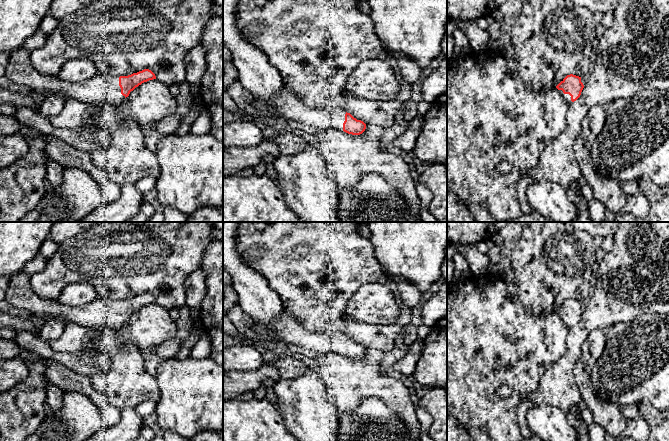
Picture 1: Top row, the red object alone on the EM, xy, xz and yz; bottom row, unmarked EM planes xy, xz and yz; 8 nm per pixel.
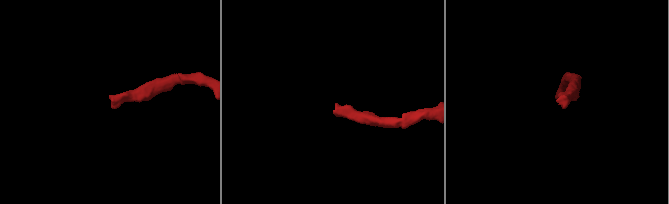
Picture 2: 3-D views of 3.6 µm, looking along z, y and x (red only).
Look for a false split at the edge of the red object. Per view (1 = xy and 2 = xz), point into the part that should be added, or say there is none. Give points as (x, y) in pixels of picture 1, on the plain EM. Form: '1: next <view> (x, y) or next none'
1: next xy (102, 312)
2: next xz (286, 328)

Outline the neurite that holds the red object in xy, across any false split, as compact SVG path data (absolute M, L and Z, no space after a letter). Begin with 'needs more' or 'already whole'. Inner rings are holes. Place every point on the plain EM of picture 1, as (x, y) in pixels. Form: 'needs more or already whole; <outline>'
needs more; M23 272L10 279L4 301L9 307L24 310L28 315L61 317L65 321L86 328L107 329L121 328L136 311L156 303L151 294L144 293L120 301L99 296L82 306L71 307L61 304L58 300L45 299L37 295L31 288L30 276Z

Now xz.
needs more; M282 310L271 322L271 328L251 321L251 328L264 340L286 342L317 353L335 352L360 359L366 348L341 332L312 332L288 312Z

